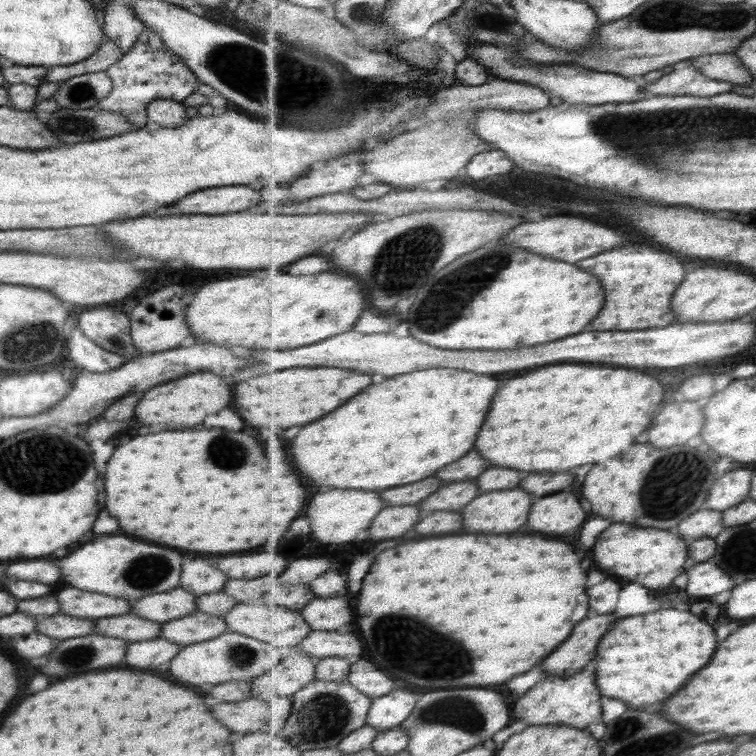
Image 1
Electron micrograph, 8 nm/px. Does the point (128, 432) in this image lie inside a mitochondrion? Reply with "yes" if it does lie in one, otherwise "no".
no

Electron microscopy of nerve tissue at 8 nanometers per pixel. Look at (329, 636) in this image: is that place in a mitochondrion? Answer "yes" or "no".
no

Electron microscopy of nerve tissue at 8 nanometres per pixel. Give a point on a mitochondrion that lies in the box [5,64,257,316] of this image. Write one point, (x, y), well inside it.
(64, 121)

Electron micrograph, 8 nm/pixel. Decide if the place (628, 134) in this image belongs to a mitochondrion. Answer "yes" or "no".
yes

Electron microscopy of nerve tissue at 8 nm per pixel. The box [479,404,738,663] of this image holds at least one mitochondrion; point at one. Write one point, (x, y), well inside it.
(661, 494)

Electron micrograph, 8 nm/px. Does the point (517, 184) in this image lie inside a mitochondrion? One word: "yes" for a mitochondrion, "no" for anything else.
no

